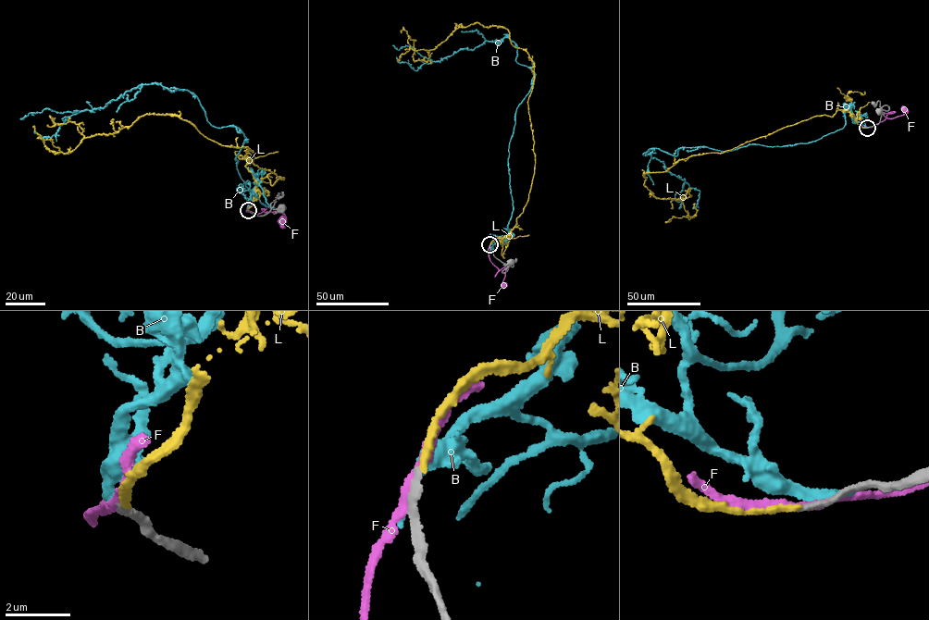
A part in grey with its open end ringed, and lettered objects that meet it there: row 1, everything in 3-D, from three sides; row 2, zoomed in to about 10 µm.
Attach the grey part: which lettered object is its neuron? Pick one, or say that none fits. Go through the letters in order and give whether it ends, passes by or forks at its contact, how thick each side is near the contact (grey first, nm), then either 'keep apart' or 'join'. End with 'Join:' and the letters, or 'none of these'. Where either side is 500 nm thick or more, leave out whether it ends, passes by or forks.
B: it ends | 320/320 nm | keep apart
F: it passes by | 280/220 nm | keep apart
L: it ends | 220/200 nm | join
Join: L

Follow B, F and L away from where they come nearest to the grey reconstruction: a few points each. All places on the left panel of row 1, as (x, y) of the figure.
B: (248, 210), (261, 179), (273, 207), (237, 169), (245, 137), (188, 91), (20, 118)
F: (248, 210), (256, 214), (266, 209), (262, 209), (279, 211), (285, 216), (284, 228), (280, 221)
L: (248, 210), (259, 180), (283, 177), (178, 116), (147, 114), (85, 137), (78, 124), (49, 116), (47, 124)

